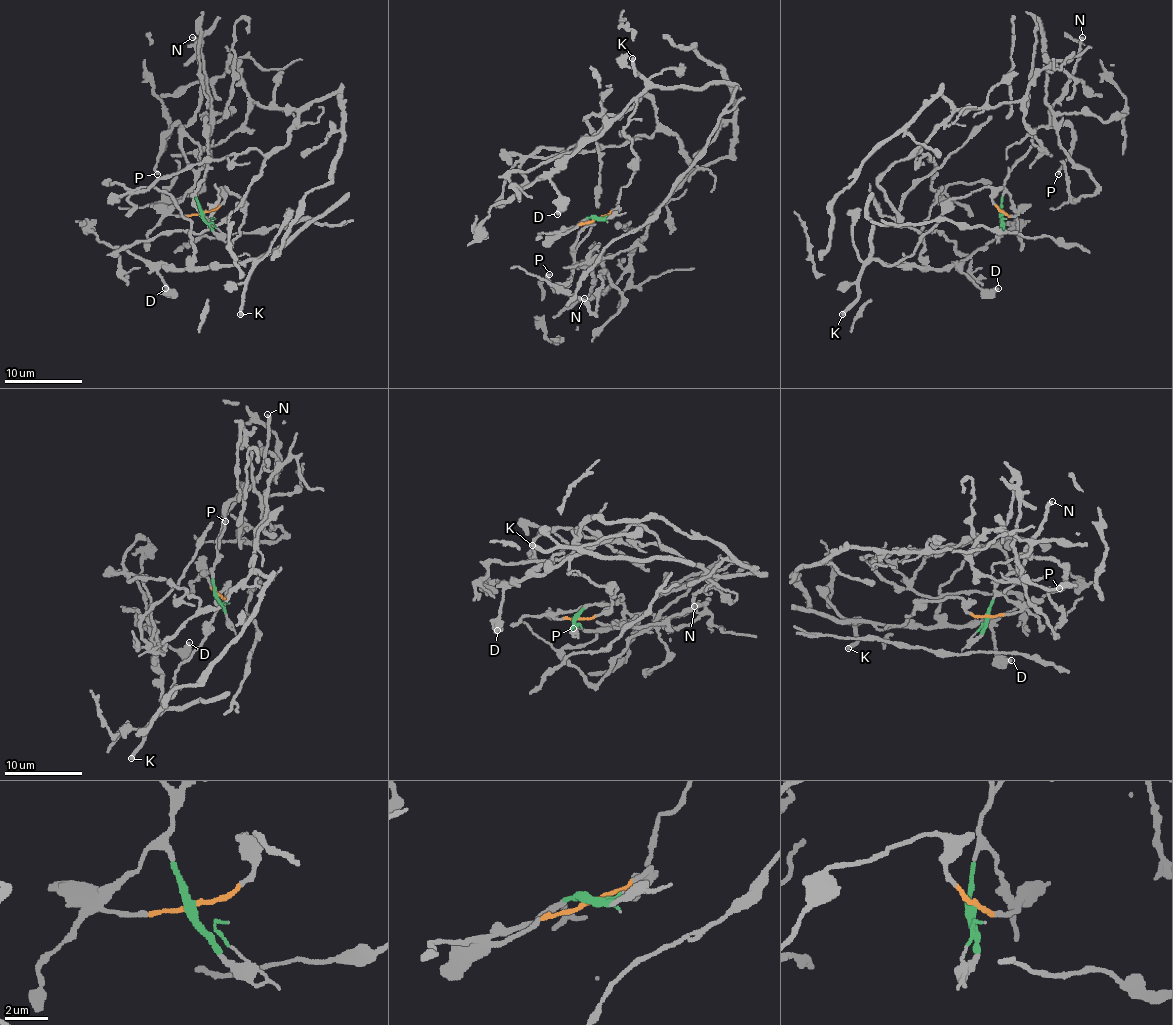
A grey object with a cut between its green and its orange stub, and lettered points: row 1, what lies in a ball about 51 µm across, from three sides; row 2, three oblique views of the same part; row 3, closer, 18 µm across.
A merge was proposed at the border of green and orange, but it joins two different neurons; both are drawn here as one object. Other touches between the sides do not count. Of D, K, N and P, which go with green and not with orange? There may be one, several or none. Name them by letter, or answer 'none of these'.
N, P

